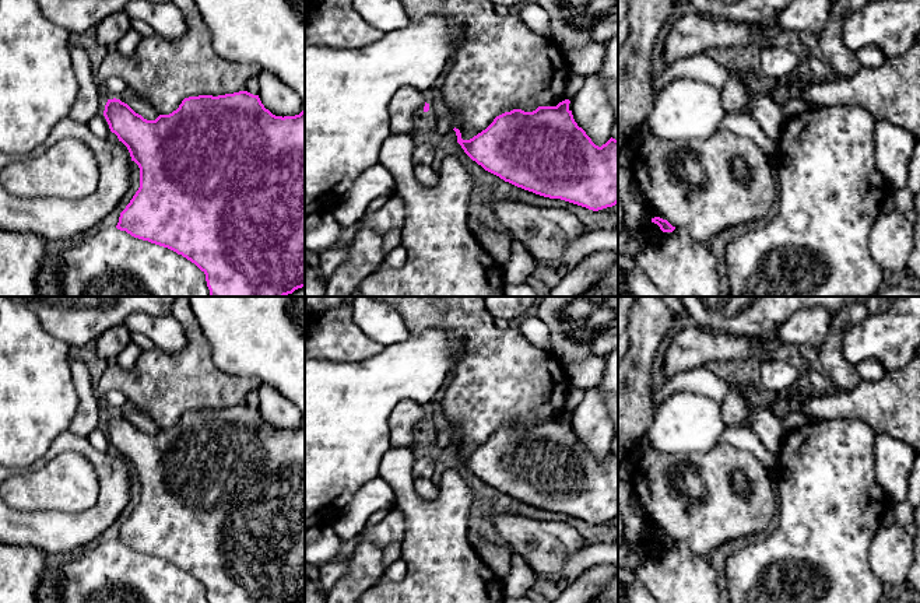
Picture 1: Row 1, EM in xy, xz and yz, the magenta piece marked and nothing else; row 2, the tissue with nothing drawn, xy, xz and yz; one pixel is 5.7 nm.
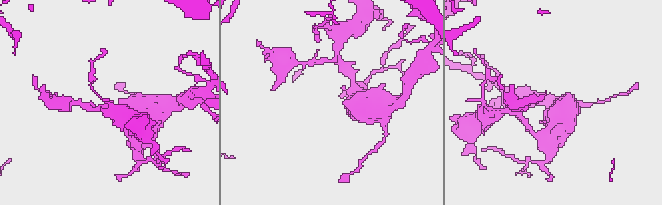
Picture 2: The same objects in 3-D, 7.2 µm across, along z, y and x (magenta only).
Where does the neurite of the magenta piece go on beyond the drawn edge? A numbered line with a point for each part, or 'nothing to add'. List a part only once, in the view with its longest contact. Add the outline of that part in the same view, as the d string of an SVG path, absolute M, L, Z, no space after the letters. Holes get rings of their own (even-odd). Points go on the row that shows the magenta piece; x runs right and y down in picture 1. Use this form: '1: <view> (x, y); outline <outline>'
1: xy (91, 98); outline M70 46L73 67L78 81L78 94L69 112L69 118L88 125L95 116L103 115L108 94L92 74L89 57L82 46Z

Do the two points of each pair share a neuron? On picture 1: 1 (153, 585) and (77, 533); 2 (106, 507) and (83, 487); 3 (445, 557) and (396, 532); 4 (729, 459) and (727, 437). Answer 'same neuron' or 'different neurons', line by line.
1: different neurons
2: different neurons
3: different neurons
4: different neurons

